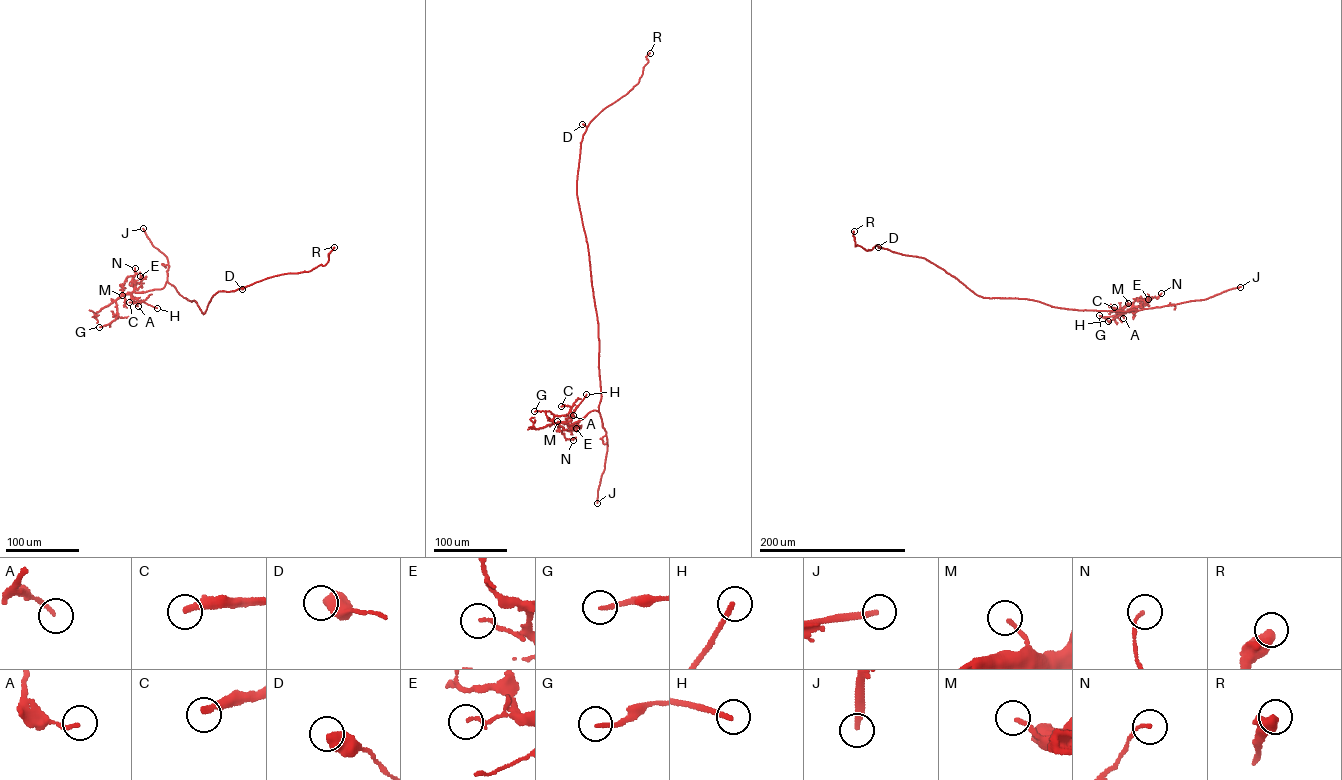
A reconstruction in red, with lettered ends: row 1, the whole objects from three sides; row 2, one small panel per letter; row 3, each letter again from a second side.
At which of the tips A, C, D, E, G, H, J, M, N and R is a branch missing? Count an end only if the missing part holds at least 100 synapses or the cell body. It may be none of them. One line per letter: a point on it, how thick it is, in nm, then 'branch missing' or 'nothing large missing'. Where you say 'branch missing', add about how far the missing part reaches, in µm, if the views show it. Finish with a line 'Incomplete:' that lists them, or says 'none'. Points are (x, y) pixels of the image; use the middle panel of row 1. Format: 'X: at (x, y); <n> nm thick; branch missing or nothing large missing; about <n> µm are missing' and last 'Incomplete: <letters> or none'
A: at (573, 415); 180 nm thick; nothing large missing
C: at (561, 406); 280 nm thick; nothing large missing
D: at (582, 124); 500 nm thick; nothing large missing
E: at (576, 428); 150 nm thick; nothing large missing
G: at (534, 411); 150 nm thick; nothing large missing
H: at (586, 394); 200 nm thick; branch missing; about 60 µm are missing
J: at (597, 503); 220 nm thick; nothing large missing
M: at (557, 421); 170 nm thick; nothing large missing
N: at (573, 440); 120 nm thick; nothing large missing
R: at (650, 53); 500 nm thick; nothing large missing
Incomplete: H

